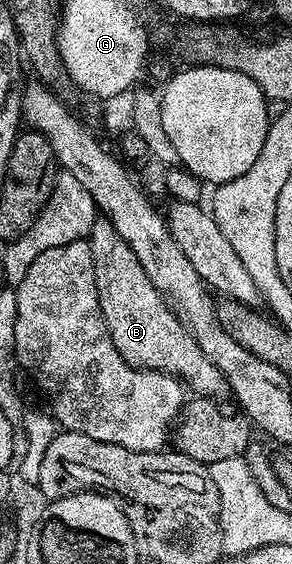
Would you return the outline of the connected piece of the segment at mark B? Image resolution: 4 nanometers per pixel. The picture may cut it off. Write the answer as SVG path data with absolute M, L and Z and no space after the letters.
M104 215L96 216L89 238L99 306L109 339L123 357L125 363L135 369L154 369L156 373L169 373L178 377L196 397L223 399L229 388L225 375L197 347L190 332L175 318L167 302L163 300L138 262L137 255L114 229Z

